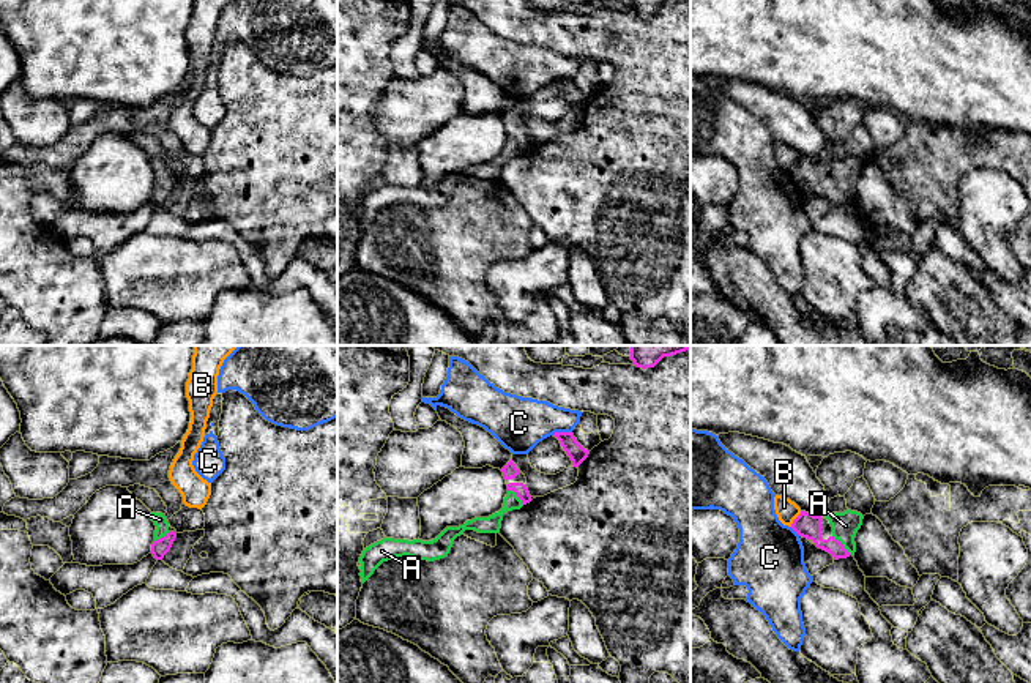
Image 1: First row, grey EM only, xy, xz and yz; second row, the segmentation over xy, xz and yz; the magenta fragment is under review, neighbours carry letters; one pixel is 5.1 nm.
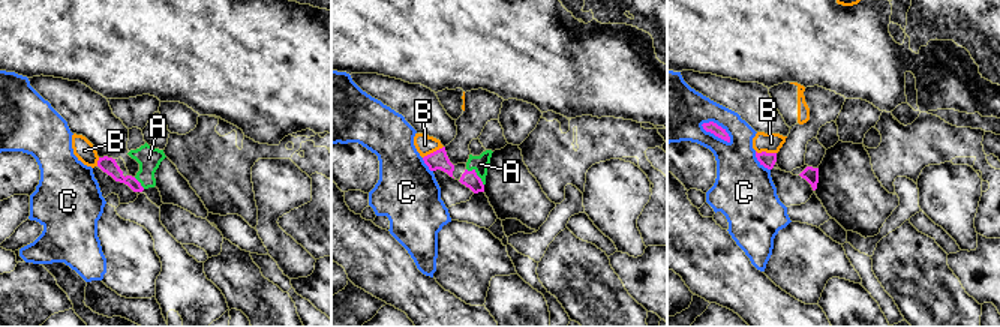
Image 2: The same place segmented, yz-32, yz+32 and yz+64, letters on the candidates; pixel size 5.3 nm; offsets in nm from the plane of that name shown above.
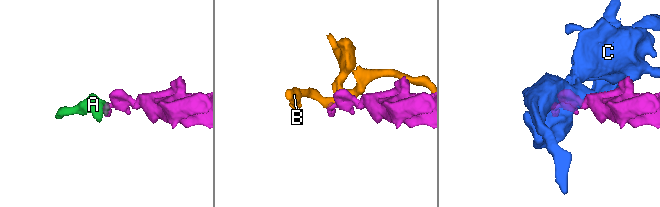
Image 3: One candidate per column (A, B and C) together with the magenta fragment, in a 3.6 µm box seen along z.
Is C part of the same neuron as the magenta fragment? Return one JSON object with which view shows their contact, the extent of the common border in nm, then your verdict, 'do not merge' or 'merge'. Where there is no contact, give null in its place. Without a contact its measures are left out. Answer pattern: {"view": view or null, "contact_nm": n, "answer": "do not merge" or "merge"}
{"view": "xz", "contact_nm": 110, "answer": "do not merge"}

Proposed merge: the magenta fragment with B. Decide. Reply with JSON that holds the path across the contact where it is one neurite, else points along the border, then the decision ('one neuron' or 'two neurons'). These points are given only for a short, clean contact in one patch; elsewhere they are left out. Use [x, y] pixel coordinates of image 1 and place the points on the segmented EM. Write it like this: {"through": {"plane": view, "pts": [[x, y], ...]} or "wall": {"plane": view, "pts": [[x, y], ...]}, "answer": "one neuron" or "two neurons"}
{"wall": {"plane": "yz", "pts": [[801, 511], [790, 526]]}, "answer": "two neurons"}

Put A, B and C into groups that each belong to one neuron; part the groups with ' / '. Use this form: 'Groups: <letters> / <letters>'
Groups: A / B / C

